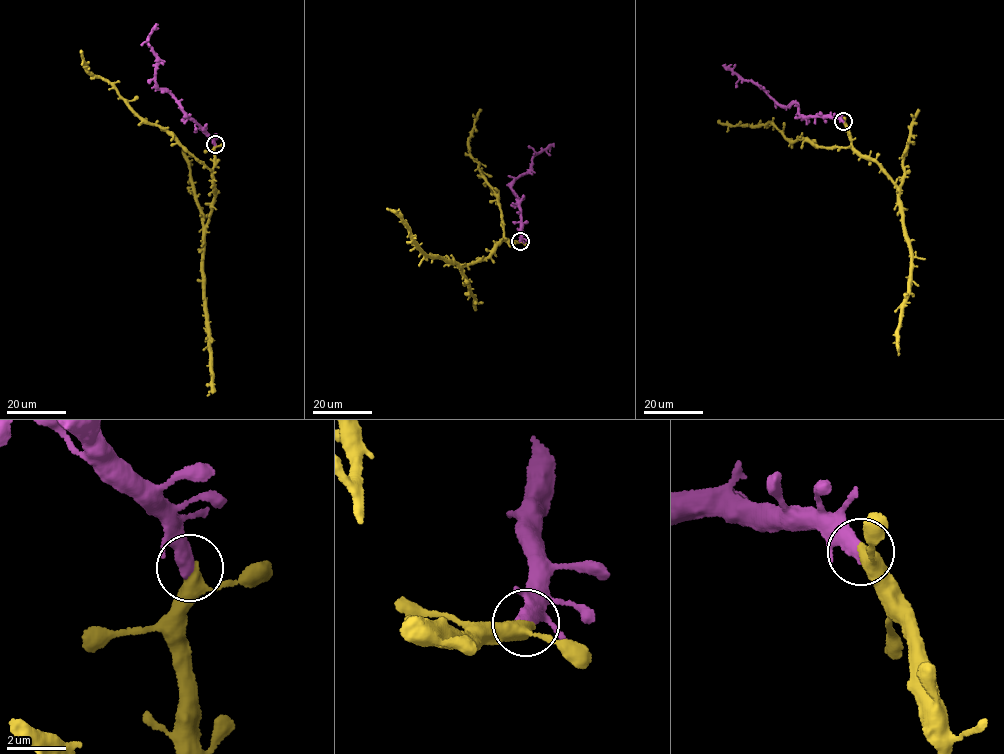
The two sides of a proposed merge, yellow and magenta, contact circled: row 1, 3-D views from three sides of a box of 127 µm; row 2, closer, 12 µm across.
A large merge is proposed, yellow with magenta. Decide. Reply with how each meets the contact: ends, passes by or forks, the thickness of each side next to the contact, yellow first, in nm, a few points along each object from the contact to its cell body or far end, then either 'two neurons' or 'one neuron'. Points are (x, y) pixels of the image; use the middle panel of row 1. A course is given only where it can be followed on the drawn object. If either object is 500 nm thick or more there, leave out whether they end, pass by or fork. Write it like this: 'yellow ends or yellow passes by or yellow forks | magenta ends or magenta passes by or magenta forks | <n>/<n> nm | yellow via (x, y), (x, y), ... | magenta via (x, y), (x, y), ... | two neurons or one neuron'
380/500 nm | yellow via (520, 241), (503, 239), (491, 254), (462, 265), (437, 254), (426, 254), (414, 245), (401, 217), (386, 208) | magenta via (520, 241), (520, 201), (511, 183), (529, 171), (533, 156), (553, 143) | one neuron

